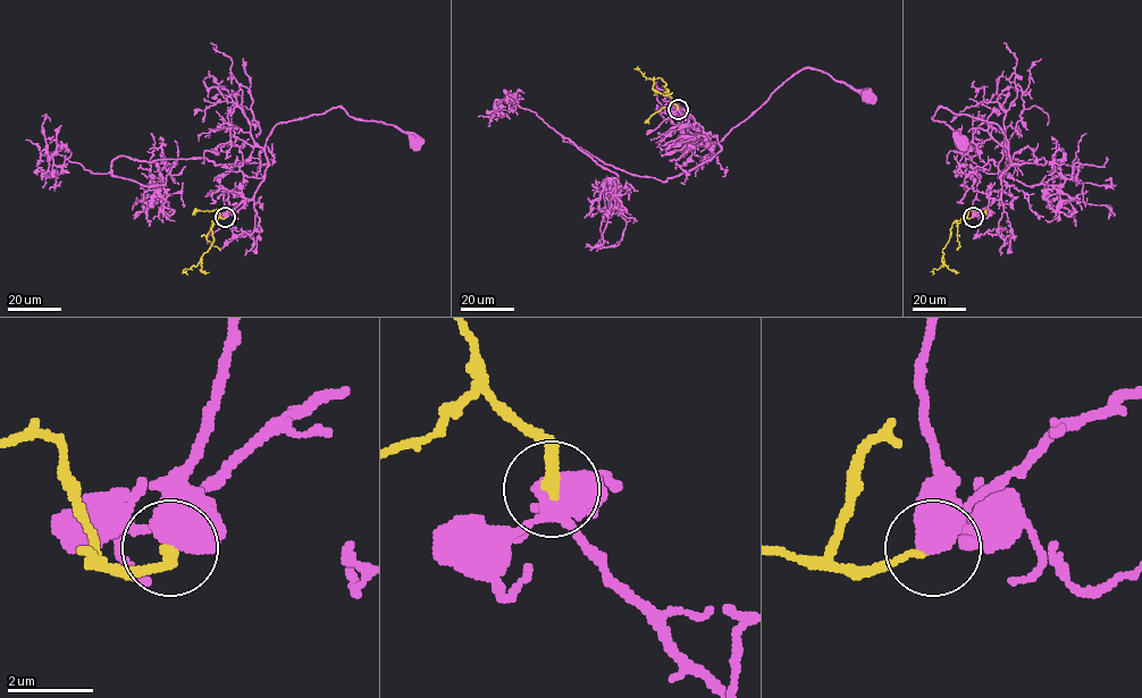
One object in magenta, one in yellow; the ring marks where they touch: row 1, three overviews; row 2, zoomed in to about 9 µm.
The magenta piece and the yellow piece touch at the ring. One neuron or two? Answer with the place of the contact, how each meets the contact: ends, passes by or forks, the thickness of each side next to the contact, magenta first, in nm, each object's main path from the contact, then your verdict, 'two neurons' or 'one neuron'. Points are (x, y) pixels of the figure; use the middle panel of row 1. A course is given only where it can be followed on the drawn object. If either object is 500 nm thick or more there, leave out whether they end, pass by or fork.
(678, 109) | 500/260 nm | magenta via (678, 109), (705, 136), (716, 136), (720, 146), (716, 144), (802, 68), (821, 70), (870, 95) | yellow via (678, 109), (661, 78), (647, 78), (636, 68), (639, 68) | one neuron

